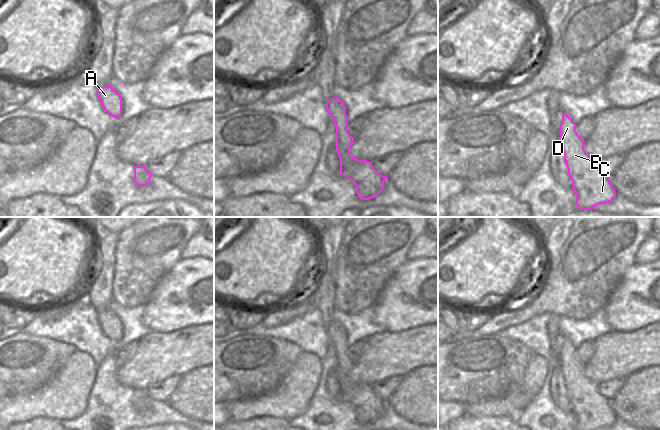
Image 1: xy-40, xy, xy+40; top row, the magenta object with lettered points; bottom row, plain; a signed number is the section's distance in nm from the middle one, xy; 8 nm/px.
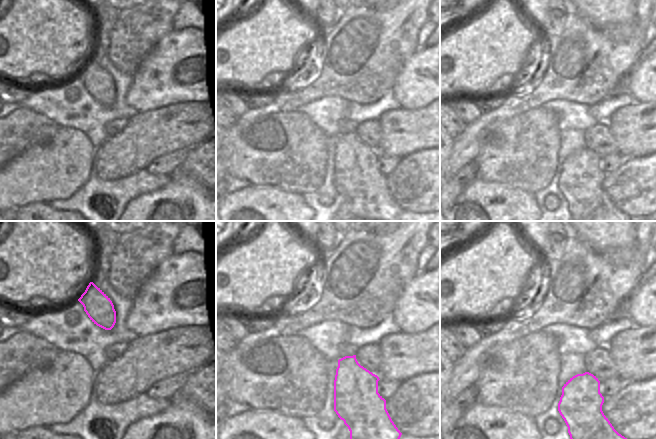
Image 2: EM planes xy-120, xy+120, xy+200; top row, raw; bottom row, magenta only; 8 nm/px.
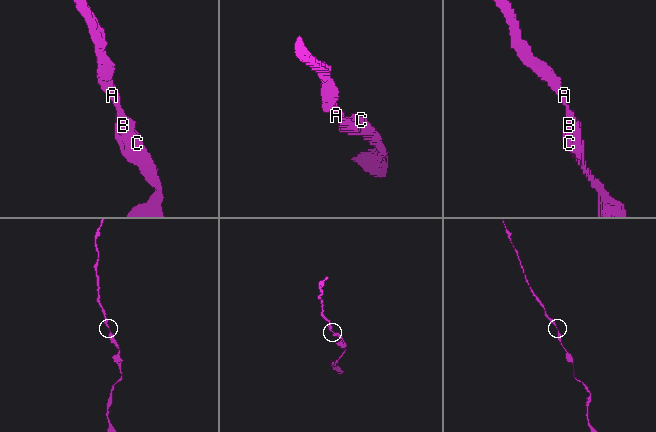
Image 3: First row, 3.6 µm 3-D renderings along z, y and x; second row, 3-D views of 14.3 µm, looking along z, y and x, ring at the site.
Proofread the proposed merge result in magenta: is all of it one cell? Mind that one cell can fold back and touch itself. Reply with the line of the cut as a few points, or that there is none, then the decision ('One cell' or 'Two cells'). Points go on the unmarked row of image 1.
No split. One cell

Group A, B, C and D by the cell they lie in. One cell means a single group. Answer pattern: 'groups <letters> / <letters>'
groups A B C D

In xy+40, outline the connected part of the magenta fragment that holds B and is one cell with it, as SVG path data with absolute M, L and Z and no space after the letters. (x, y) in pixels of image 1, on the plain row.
M562 338L560 347L560 369L564 377L564 385L568 399L572 405L572 413L576 419L577 430L597 430L614 424L616 415L610 407L610 400L598 393L598 384L589 380L584 373L584 364L576 355L576 348L567 338Z

